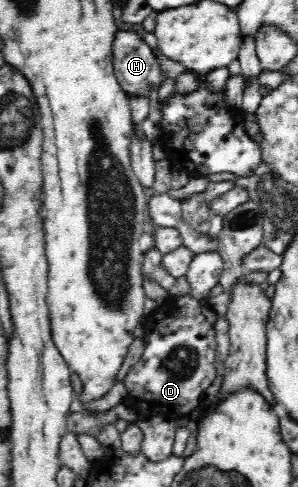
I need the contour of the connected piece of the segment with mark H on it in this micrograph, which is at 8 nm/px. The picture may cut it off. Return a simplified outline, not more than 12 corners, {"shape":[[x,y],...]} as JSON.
{"shape":[[119,30],[113,72],[132,98],[162,86],[162,64],[134,30]]}

